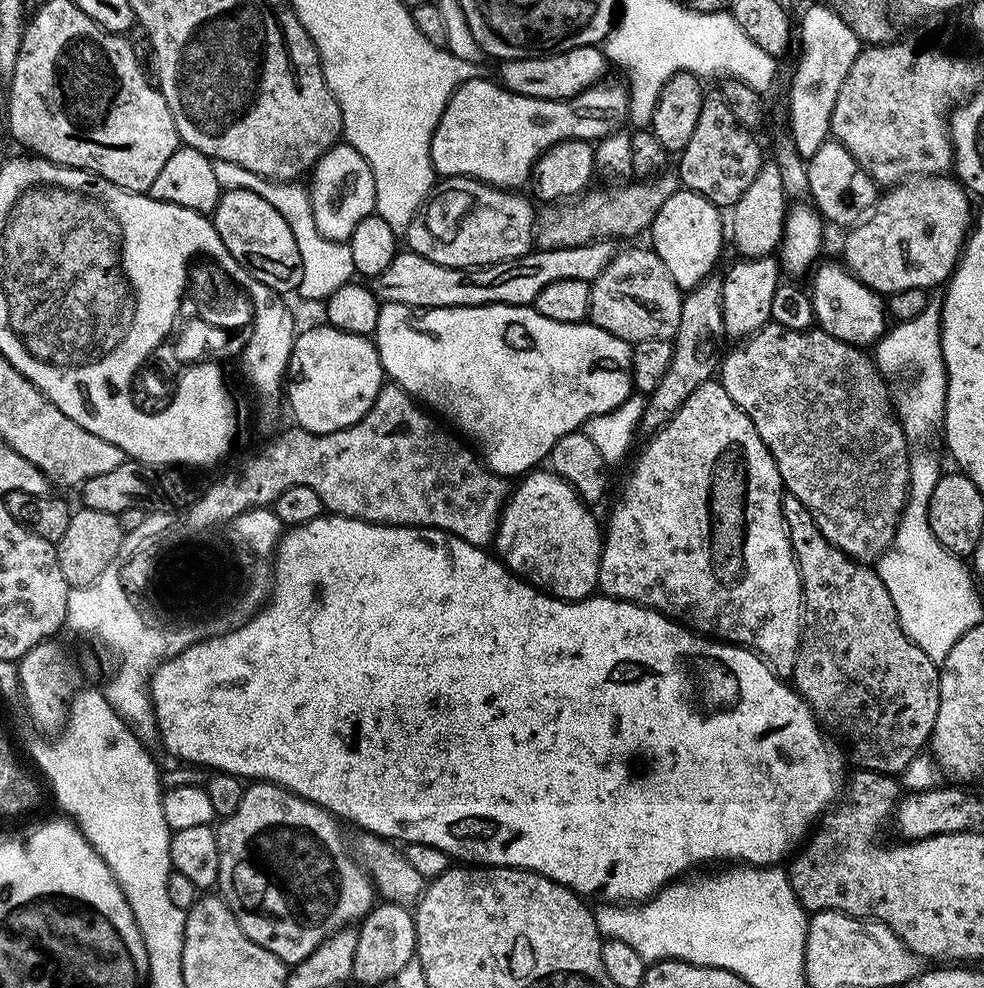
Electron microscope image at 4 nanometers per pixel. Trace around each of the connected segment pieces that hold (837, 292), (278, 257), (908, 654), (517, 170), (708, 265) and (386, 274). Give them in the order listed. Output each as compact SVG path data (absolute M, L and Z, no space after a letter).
M824 264L811 273L812 314L819 331L830 334L855 348L875 346L890 328L890 317L885 297L872 291L863 279L851 276L840 264Z
M252 190L221 191L220 201L210 216L218 230L226 250L235 260L241 261L247 271L258 282L270 286L281 294L295 293L302 282L302 254L286 218L266 198L258 198Z
M785 495L784 521L788 524L788 540L792 543L792 554L804 588L800 649L790 677L791 683L799 692L800 699L815 712L820 727L837 741L844 740L843 747L851 763L853 760L861 769L882 772L885 776L903 774L916 756L925 751L932 738L934 718L938 718L940 705L937 661L913 644L902 630L898 610L875 567L854 561L844 552L839 552L818 530L810 510L806 510L798 498Z
M473 78L460 85L456 89L456 93L448 100L446 110L442 114L442 118L438 122L438 126L432 135L432 145L430 146L430 158L432 159L432 171L437 177L443 178L467 178L470 180L480 180L483 184L490 184L494 188L502 188L505 190L516 190L521 186L519 184L527 185L532 175L532 169L535 168L537 160L546 150L550 150L558 142L563 140L587 140L589 142L598 142L603 136L608 136L611 132L619 132L625 127L628 117L629 109L629 93L619 88L616 84L608 84L609 82L601 83L599 86L588 88L582 94L578 94L569 100L539 100L538 98L526 98L522 94L514 94L508 91L507 88L501 86L499 83L493 82L491 84L488 80L479 80Z
M677 190L662 202L662 210L658 210L650 229L650 244L681 290L698 287L717 271L720 251L724 244L726 248L726 224L720 221L720 216L721 209L713 206L706 197L687 190Z
M596 240L586 246L574 246L562 250L541 248L513 260L497 264L483 264L480 268L447 268L422 258L411 250L397 251L394 262L374 278L374 291L383 303L398 302L411 308L469 308L487 304L535 305L538 294L551 283L566 279L596 280L606 270L617 245L610 240Z

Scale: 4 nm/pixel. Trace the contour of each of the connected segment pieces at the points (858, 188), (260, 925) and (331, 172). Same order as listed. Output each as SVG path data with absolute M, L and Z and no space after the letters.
M830 138L826 141L818 150L818 154L810 157L807 165L808 193L811 200L816 202L816 204L814 203L815 211L819 212L829 225L852 224L860 215L863 217L877 203L878 185L876 181L854 159L850 150L846 150L846 146L842 146L837 140Z
M252 782L244 789L240 808L234 810L234 814L223 817L216 828L216 841L218 842L218 892L224 903L227 904L228 909L234 914L236 919L235 927L240 928L242 934L246 934L246 938L250 938L250 942L270 950L270 954L274 954L280 960L283 960L285 965L295 966L301 964L324 939L326 930L331 929L335 924L348 926L353 922L359 922L368 915L368 911L374 906L372 882L368 879L368 873L356 861L356 857L350 851L346 840L344 844L344 832L340 827L342 827L341 821L333 816L331 812L321 808L319 804L303 800L301 796L296 795L294 792L289 792L287 788L281 788L278 784Z
M341 142L316 163L310 179L312 186L309 185L308 191L319 232L332 241L346 242L358 222L375 211L376 187L369 163L351 144Z

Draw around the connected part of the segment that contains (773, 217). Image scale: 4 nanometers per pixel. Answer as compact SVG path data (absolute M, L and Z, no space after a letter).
M766 162L762 166L762 170L758 174L758 178L754 178L754 183L746 190L746 194L742 194L742 198L738 198L738 202L733 204L730 209L732 215L732 224L730 220L730 244L740 251L741 257L757 260L763 256L772 256L779 249L780 239L784 236L784 219L790 207L790 198L786 194L786 190L782 186L782 170L778 170L775 162Z

